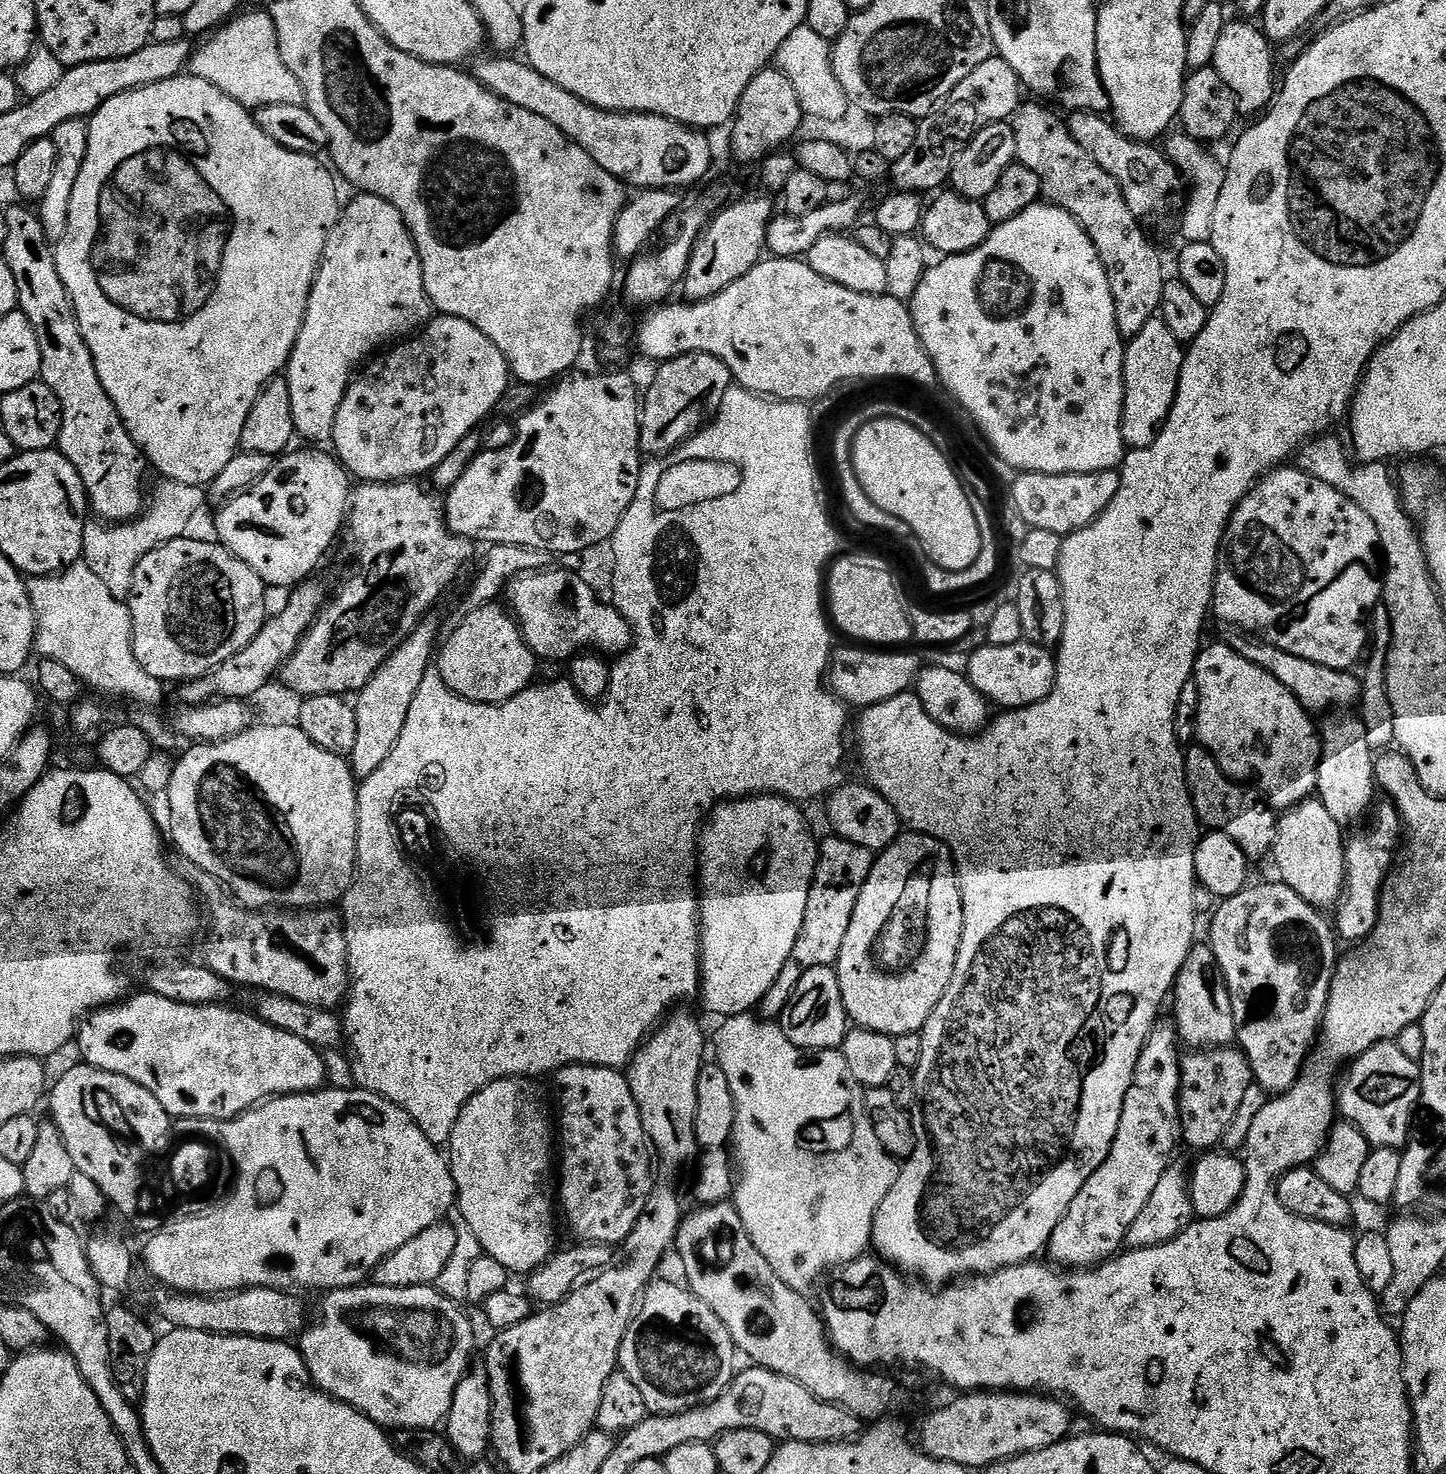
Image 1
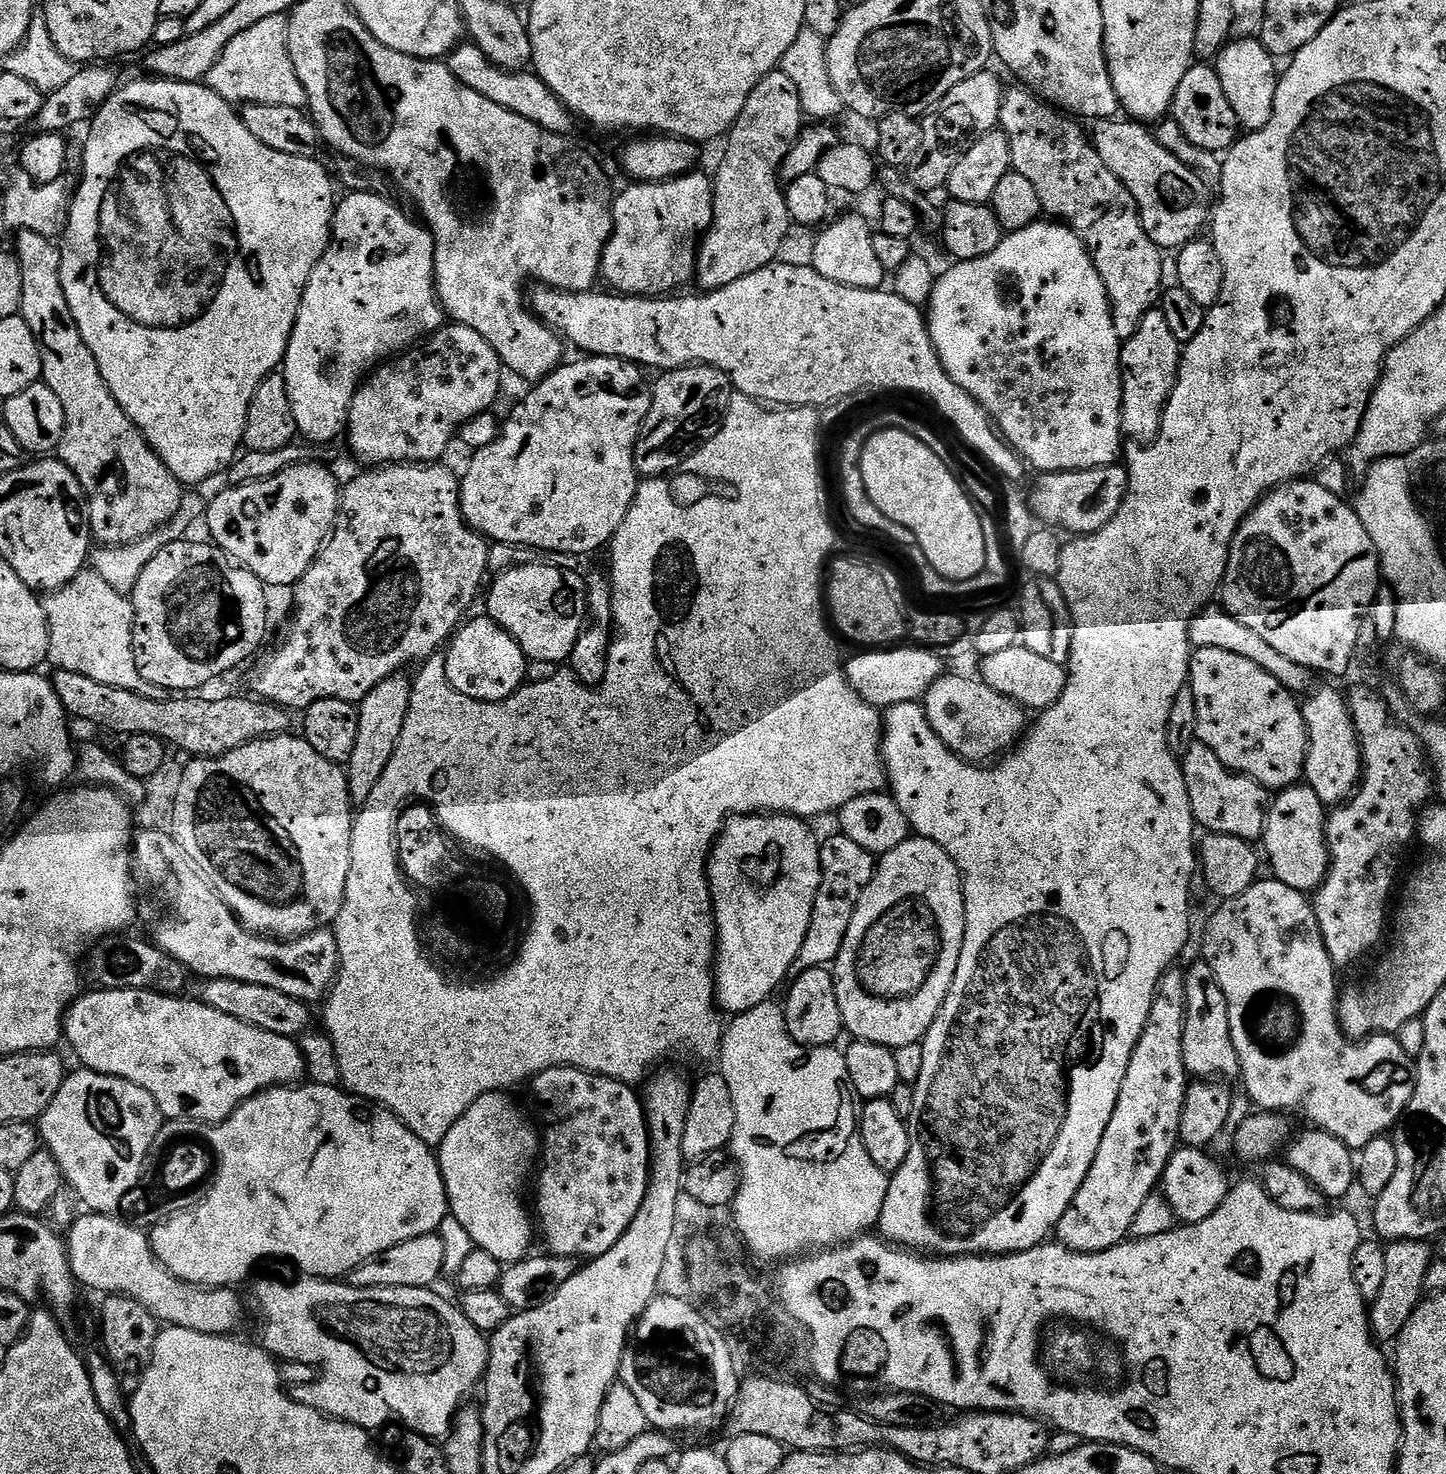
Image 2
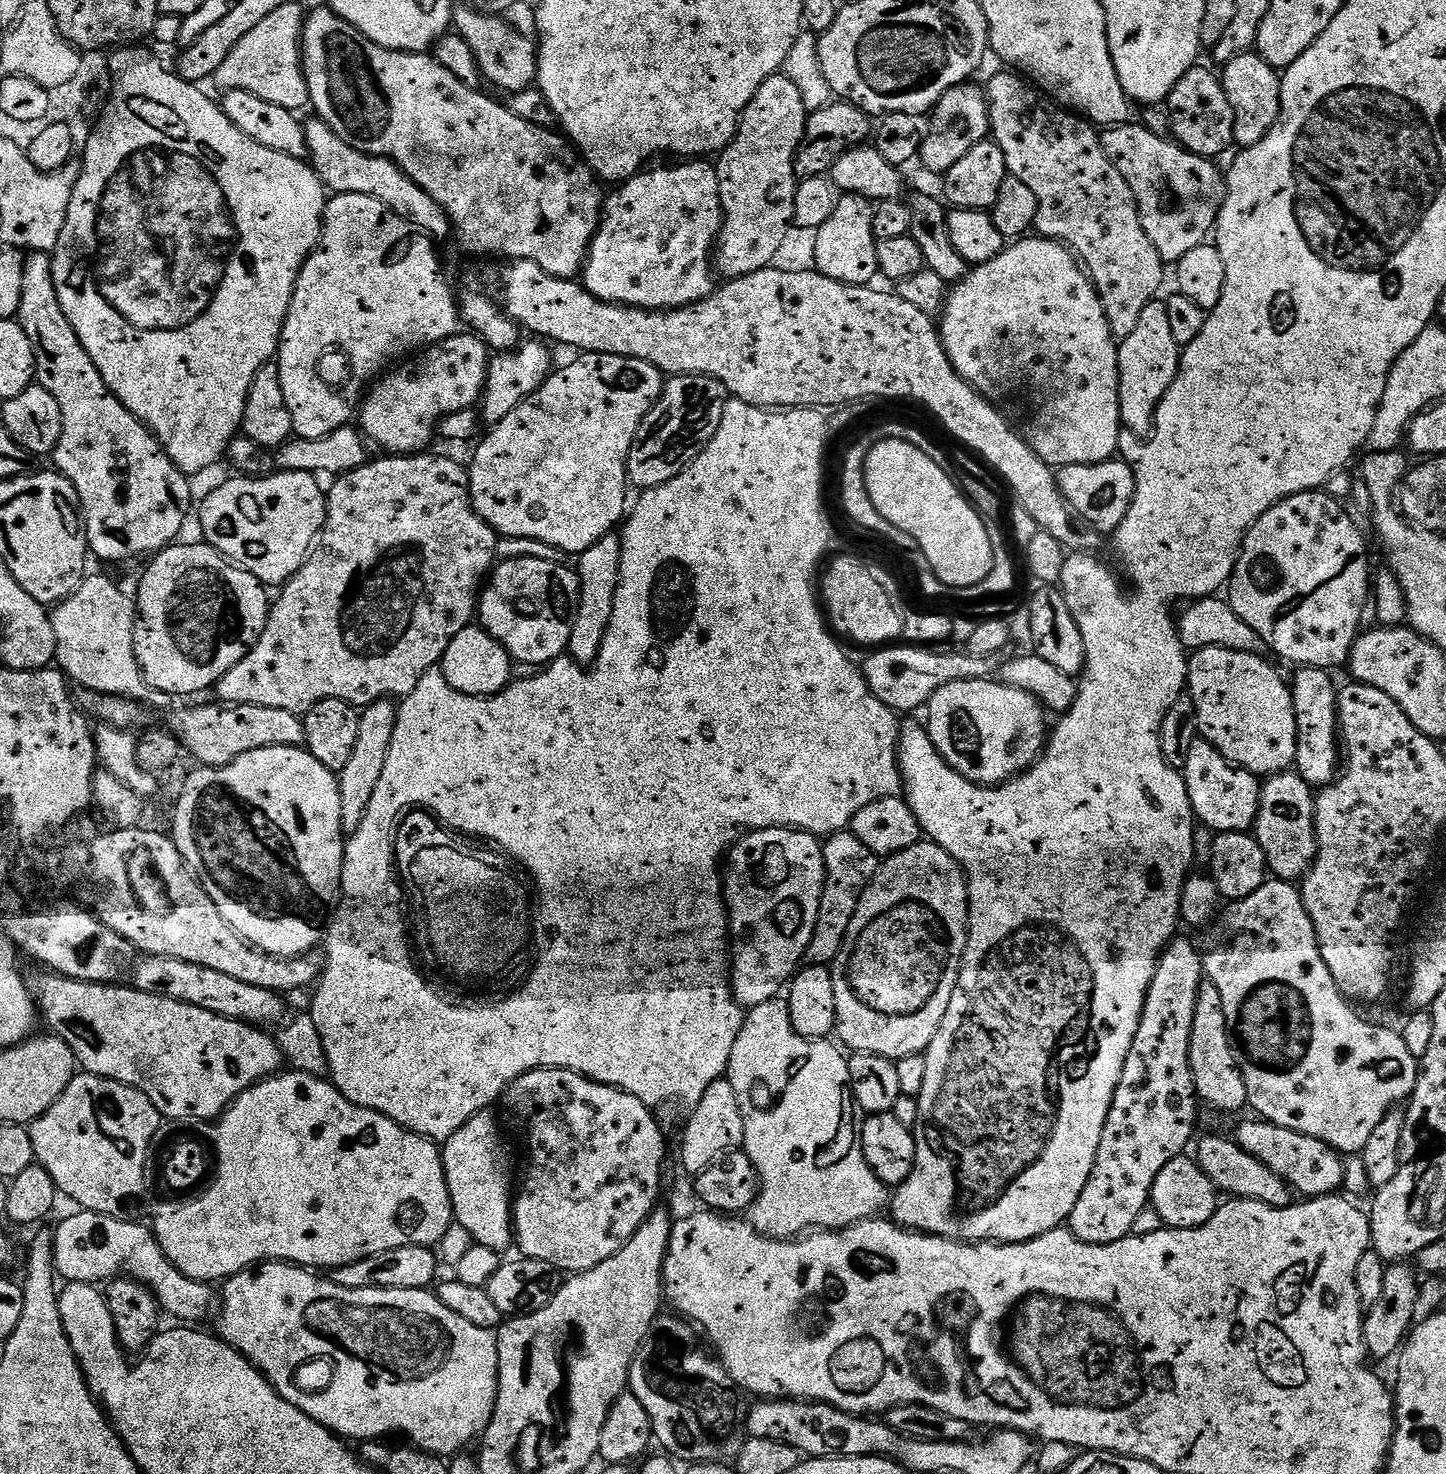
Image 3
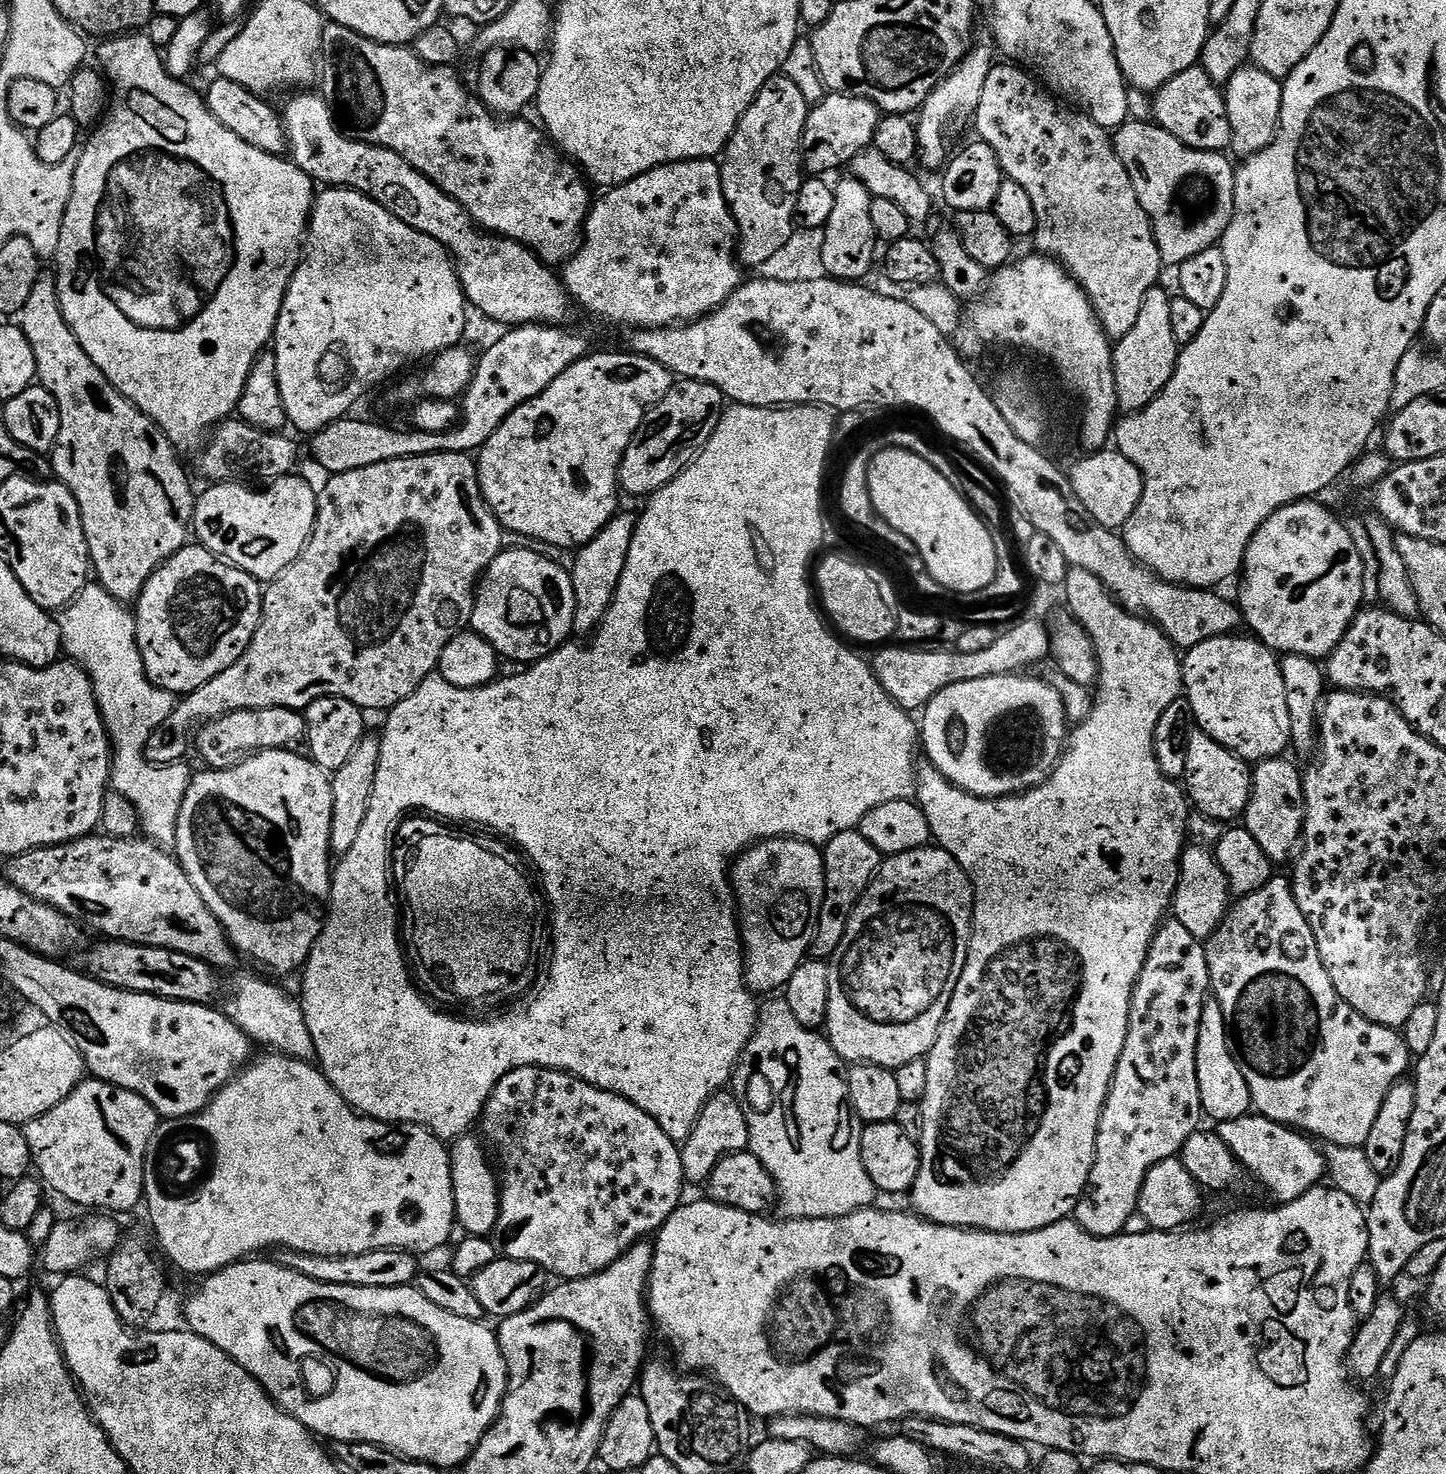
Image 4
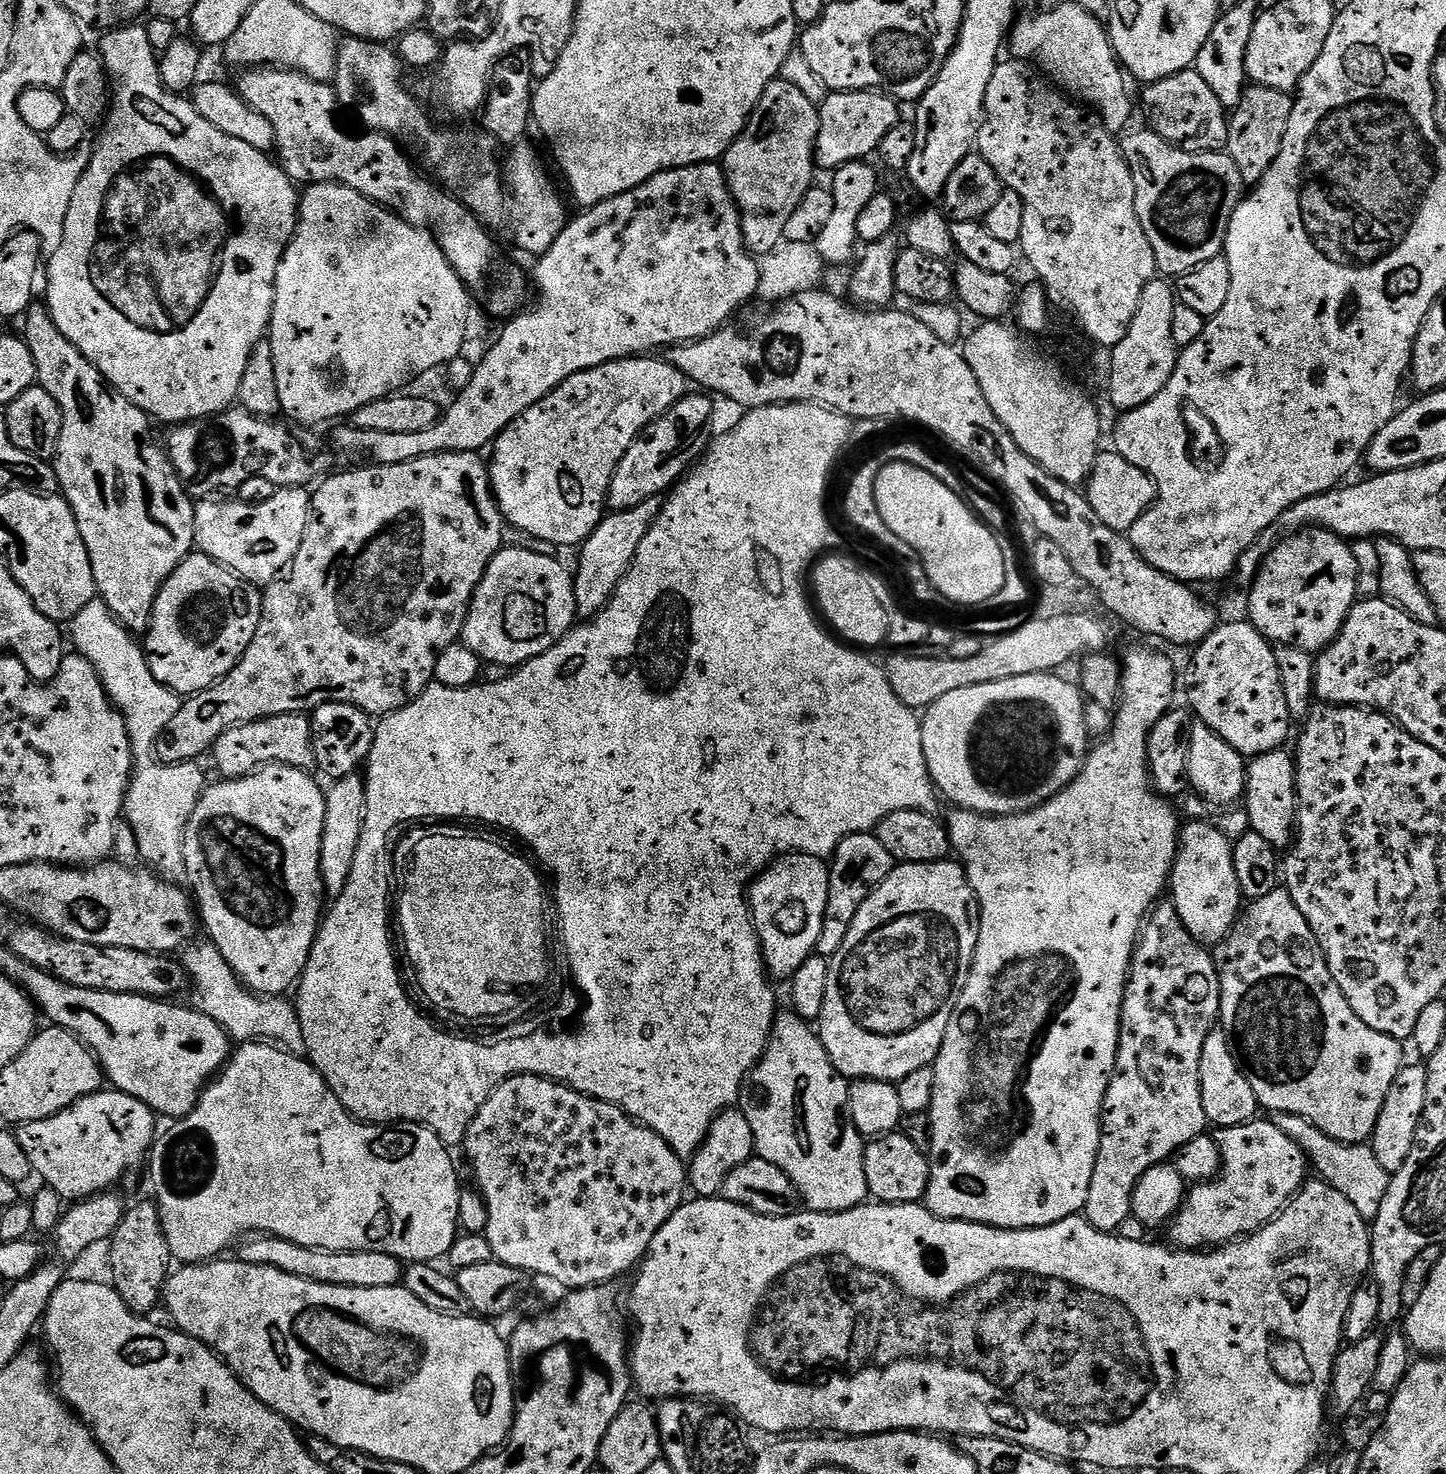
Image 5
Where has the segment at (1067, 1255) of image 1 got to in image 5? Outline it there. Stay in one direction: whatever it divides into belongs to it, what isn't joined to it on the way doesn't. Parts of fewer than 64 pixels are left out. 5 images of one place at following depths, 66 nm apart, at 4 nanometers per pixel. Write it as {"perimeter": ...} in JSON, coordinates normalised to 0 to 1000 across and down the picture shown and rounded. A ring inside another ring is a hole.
{"perimeter":[[[803,610],[794,619],[791,629],[788,630],[786,638],[786,645],[783,647],[783,655],[780,659],[780,668],[777,670],[772,725],[769,727],[769,733],[765,739],[765,745],[763,746],[763,755],[761,756],[759,786],[757,788],[757,799],[754,799],[754,807],[751,809],[751,815],[748,823],[750,827],[754,829],[754,832],[763,836],[774,836],[776,829],[779,829],[779,826],[783,824],[783,811],[784,810],[784,805],[787,805],[787,799],[790,799],[790,796],[793,796],[793,794],[795,791],[810,788],[815,779],[820,777],[820,775],[823,775],[823,772],[833,770],[836,762],[834,758],[834,753],[831,753],[830,718],[831,718],[831,710],[834,708],[837,699],[842,695],[843,691],[844,664],[839,647],[833,641],[829,640],[820,631],[820,628],[817,628],[817,623],[815,623],[815,617],[811,615],[810,610]]]}

